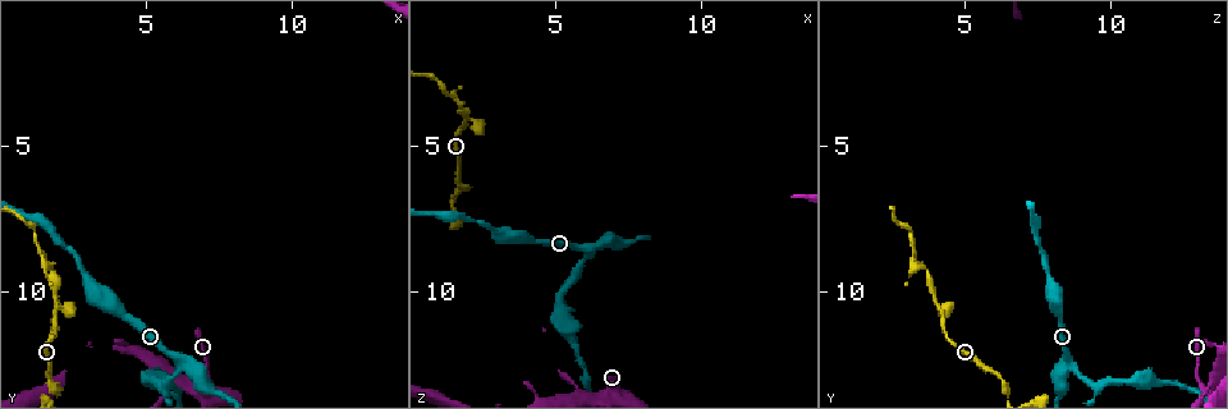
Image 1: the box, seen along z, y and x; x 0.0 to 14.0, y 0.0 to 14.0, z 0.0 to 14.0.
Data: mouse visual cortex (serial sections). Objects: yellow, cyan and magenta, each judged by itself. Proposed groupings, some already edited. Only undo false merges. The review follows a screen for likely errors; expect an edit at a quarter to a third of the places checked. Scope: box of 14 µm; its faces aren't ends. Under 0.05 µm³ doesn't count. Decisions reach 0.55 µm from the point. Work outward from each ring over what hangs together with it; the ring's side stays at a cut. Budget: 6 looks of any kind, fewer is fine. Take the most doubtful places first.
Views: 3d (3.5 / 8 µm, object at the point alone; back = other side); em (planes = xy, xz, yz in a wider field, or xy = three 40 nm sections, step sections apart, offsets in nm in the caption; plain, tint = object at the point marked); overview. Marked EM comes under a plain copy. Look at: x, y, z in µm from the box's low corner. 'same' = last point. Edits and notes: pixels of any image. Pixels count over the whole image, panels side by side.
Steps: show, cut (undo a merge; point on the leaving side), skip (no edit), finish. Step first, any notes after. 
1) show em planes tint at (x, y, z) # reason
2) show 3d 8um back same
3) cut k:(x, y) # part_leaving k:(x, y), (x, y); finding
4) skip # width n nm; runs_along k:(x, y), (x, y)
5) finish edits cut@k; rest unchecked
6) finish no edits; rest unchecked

show 3d 8um at (2.0, 10.4, 4.1) # narrows sharply

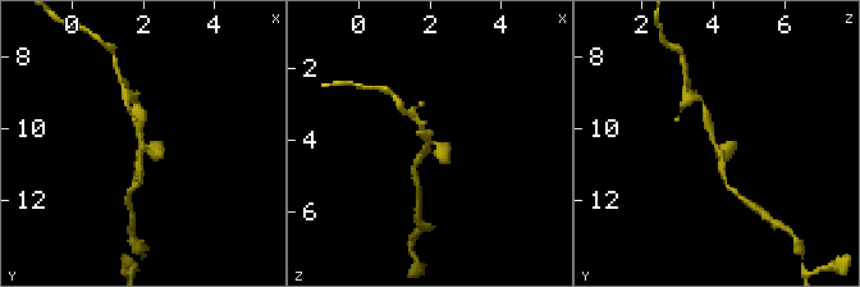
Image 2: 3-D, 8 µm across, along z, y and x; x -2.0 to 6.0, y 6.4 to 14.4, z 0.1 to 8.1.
show 3d 3.5um at (2.0, 10.5, 4.1)

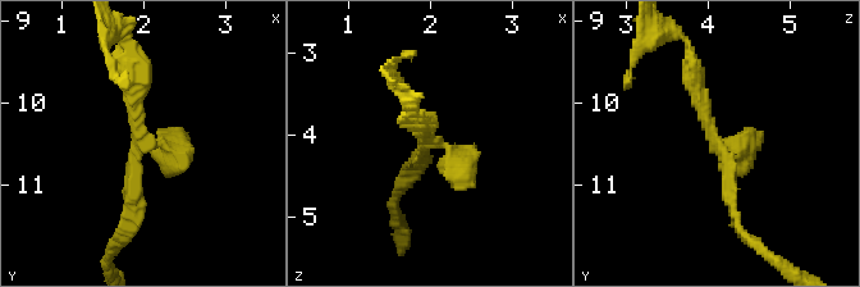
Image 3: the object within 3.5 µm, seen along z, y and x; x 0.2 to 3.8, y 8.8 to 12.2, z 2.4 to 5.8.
skip # runs_along 3:(736, 221), (730, 162), (690, 63); continuous, no second cell

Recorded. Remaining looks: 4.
show 3d 8um at (6.3, 12.4, 8.6) # a fork

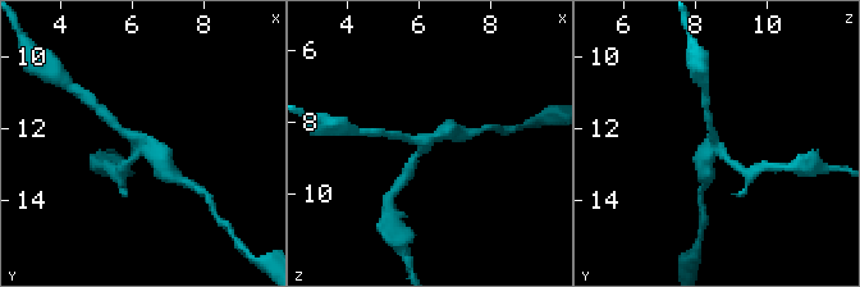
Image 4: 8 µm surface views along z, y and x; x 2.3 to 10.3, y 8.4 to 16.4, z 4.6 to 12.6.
show 3d 3.5um at (6.2, 12.5, 8.6)

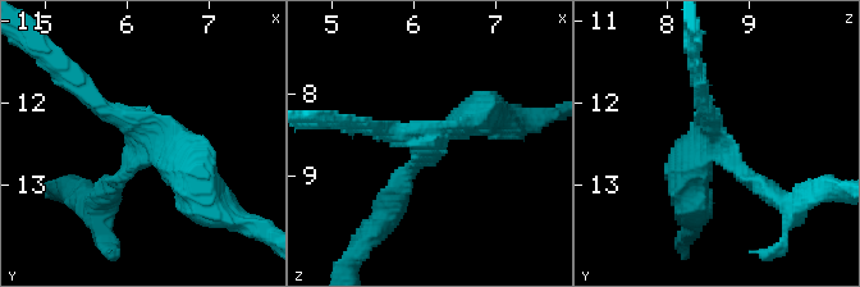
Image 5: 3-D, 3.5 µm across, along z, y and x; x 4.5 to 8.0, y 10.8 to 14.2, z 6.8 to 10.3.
show em xy step 3 tint at (6.20, 12.40, 8.65)

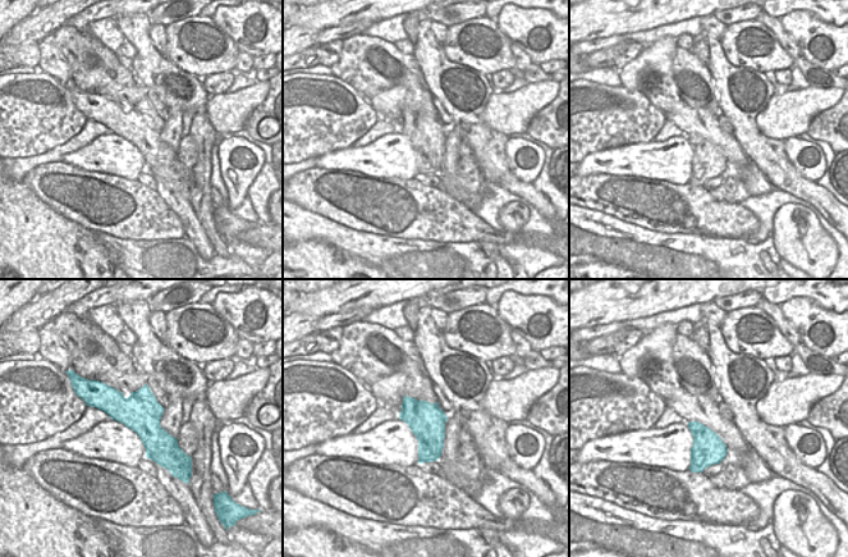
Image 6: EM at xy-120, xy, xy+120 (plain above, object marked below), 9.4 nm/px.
cut 5:(401, 205) # a second cell is stuck on

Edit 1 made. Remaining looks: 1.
show 3d 3.5um back at (5.8, 13.2, 13.3) # thick turns thin

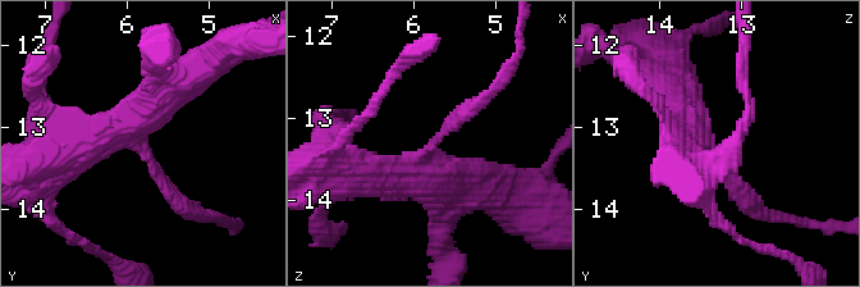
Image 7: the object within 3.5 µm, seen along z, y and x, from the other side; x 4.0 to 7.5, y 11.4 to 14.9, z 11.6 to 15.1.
cut 7:(168, 191) # arm_widths 200, 350 nm; part_leaving 7:(149, 156), (195, 204); two cells meet here

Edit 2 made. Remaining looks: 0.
finish edits cut@5, cut@7; rest unchecked

